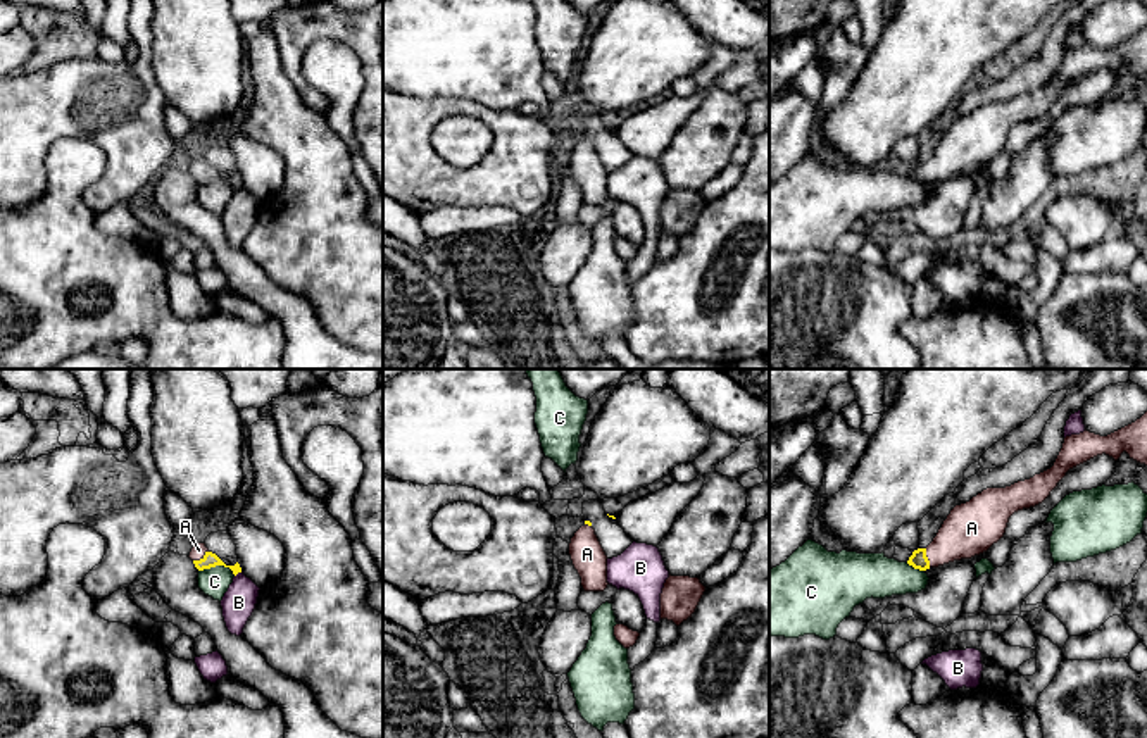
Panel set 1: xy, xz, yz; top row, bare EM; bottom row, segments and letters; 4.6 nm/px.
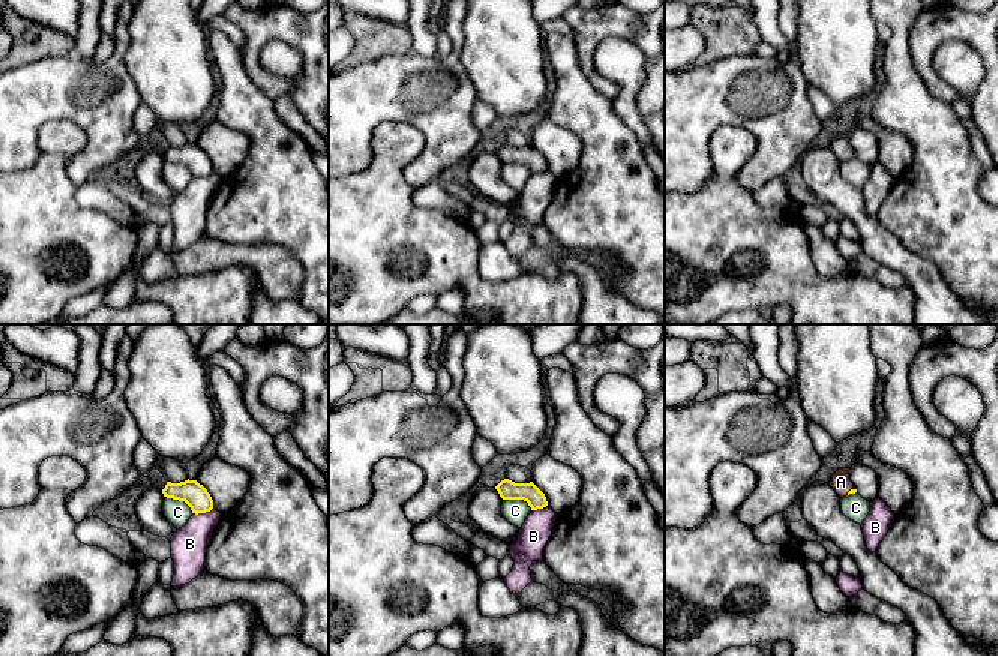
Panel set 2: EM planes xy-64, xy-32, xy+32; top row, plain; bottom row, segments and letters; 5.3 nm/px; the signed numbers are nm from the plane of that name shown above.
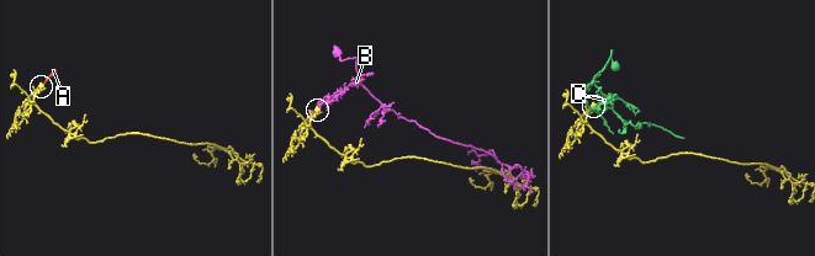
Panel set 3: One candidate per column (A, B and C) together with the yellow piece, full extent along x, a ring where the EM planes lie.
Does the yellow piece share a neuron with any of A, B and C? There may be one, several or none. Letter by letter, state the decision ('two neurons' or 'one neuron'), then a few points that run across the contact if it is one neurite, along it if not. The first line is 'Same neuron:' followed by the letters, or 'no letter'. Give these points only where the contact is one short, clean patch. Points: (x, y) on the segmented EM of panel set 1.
Same neuron: A
A: one neuron | xy (209, 559), (200, 559), (199, 550)
B: two neurons
C: two neurons

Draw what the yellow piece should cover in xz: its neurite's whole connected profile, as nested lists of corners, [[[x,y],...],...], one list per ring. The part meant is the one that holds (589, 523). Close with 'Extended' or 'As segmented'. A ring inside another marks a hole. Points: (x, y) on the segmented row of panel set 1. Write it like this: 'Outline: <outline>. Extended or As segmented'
Outline: [[[585,521],[571,538],[569,555],[585,591],[604,591],[607,588],[607,555],[590,521]]]. Extended

